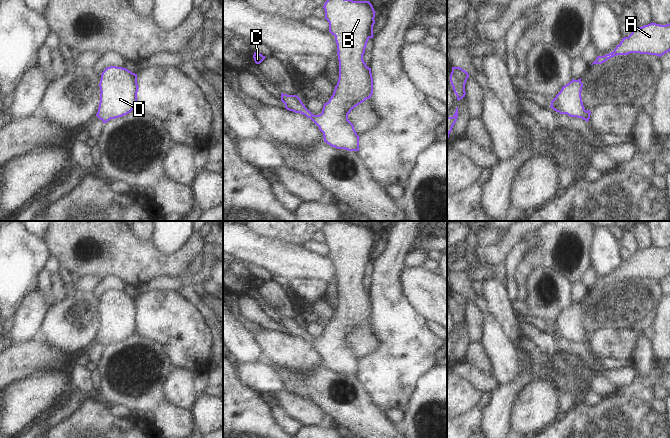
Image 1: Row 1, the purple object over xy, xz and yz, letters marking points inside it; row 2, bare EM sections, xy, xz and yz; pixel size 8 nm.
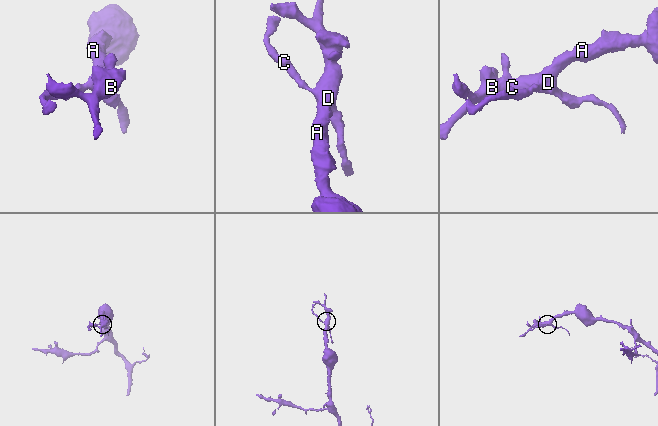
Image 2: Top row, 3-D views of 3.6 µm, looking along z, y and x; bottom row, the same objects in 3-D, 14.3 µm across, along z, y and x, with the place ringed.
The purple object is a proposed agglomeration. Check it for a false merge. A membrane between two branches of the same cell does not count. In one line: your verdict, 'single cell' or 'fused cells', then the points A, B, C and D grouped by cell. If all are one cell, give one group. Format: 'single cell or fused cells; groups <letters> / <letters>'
single cell; groups A B C D

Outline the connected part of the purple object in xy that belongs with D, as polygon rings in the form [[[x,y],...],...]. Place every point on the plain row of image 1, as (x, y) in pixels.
[[[110,290],[101,298],[100,326],[96,340],[107,347],[127,339],[137,331],[137,298],[126,292]]]

